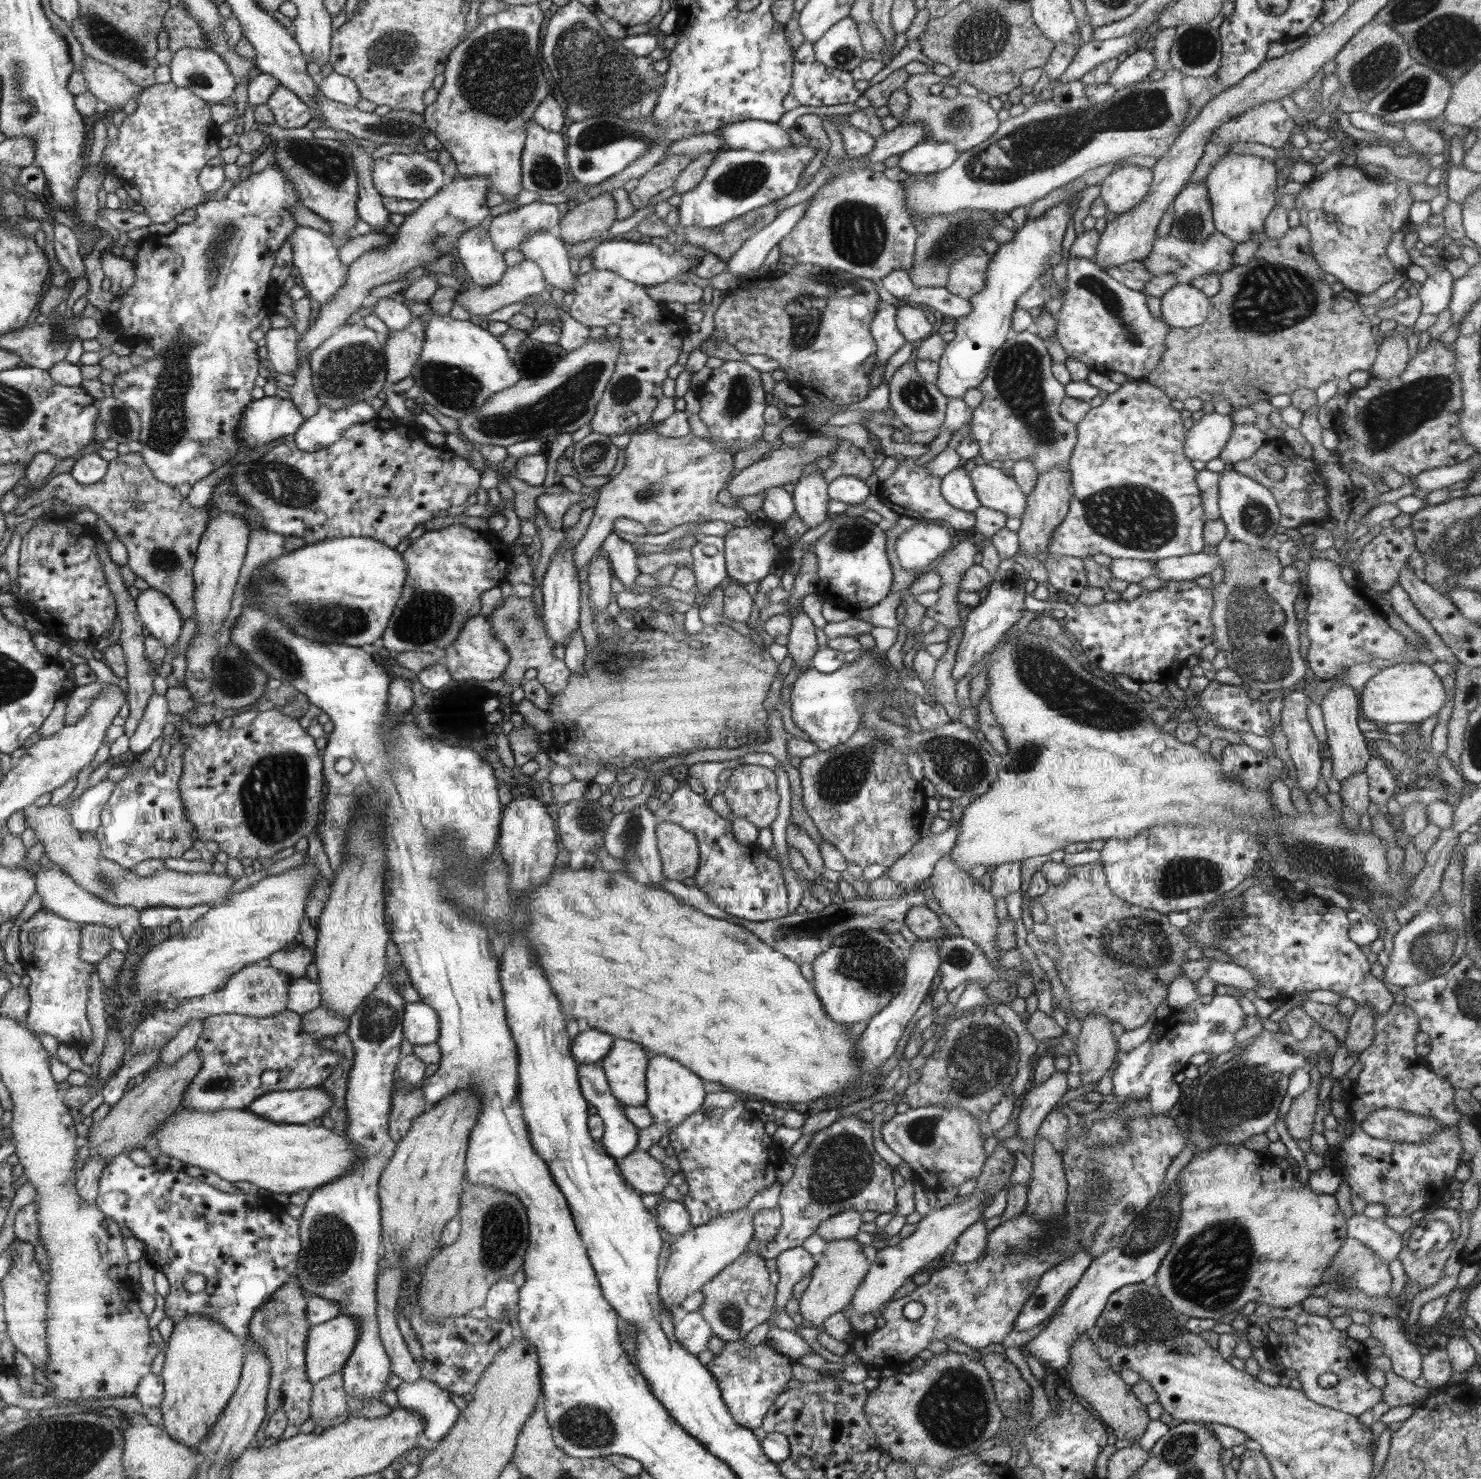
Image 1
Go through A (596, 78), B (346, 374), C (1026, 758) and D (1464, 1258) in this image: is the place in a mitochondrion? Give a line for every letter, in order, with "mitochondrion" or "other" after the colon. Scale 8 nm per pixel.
A: mitochondrion
B: mitochondrion
C: mitochondrion
D: other

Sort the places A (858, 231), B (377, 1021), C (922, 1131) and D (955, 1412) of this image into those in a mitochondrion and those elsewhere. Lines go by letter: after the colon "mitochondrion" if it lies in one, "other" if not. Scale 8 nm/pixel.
A: mitochondrion
B: mitochondrion
C: mitochondrion
D: mitochondrion

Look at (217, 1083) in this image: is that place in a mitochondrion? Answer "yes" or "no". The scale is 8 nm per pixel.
yes

